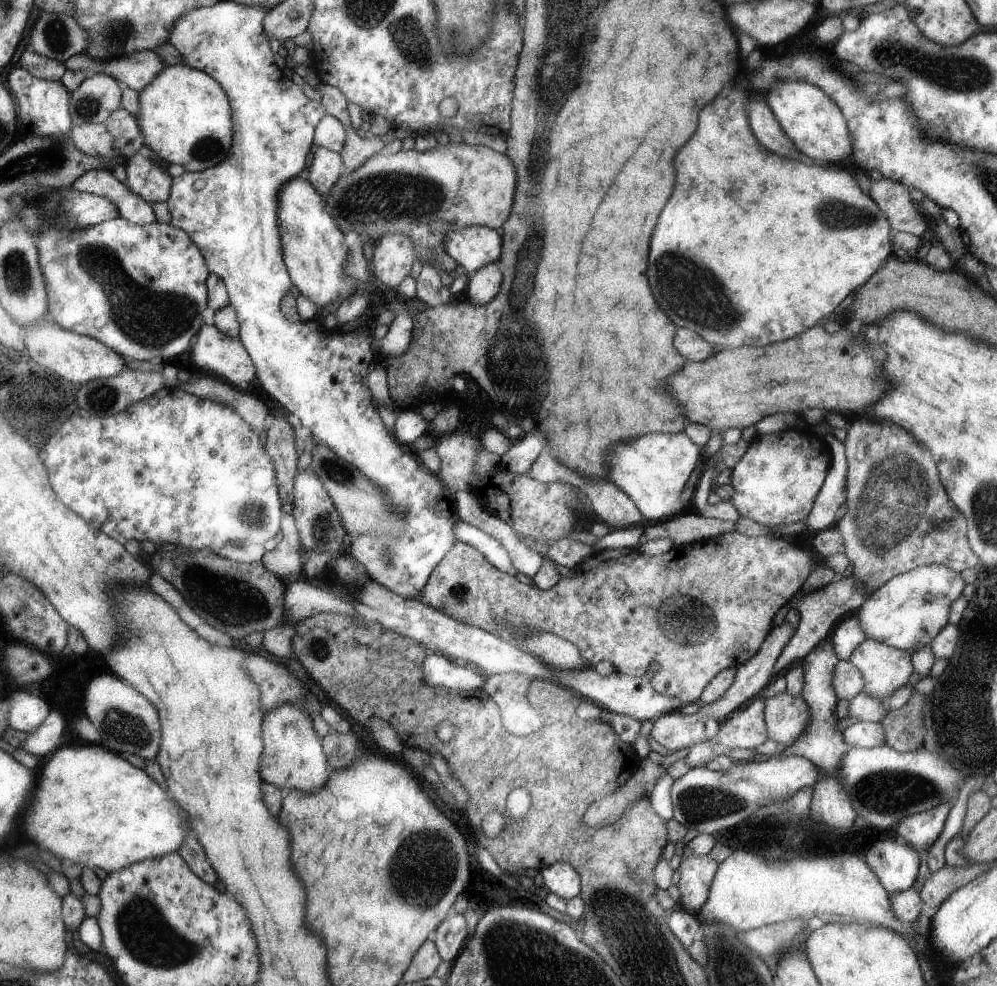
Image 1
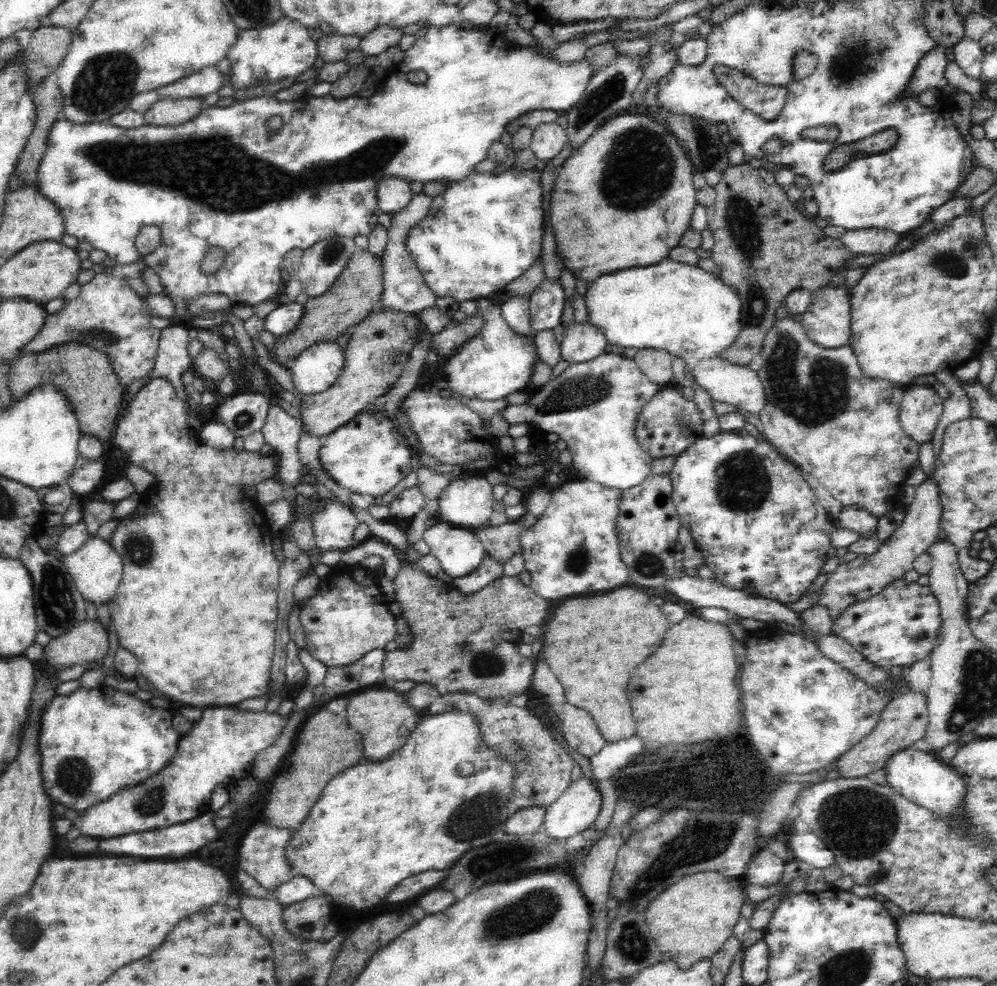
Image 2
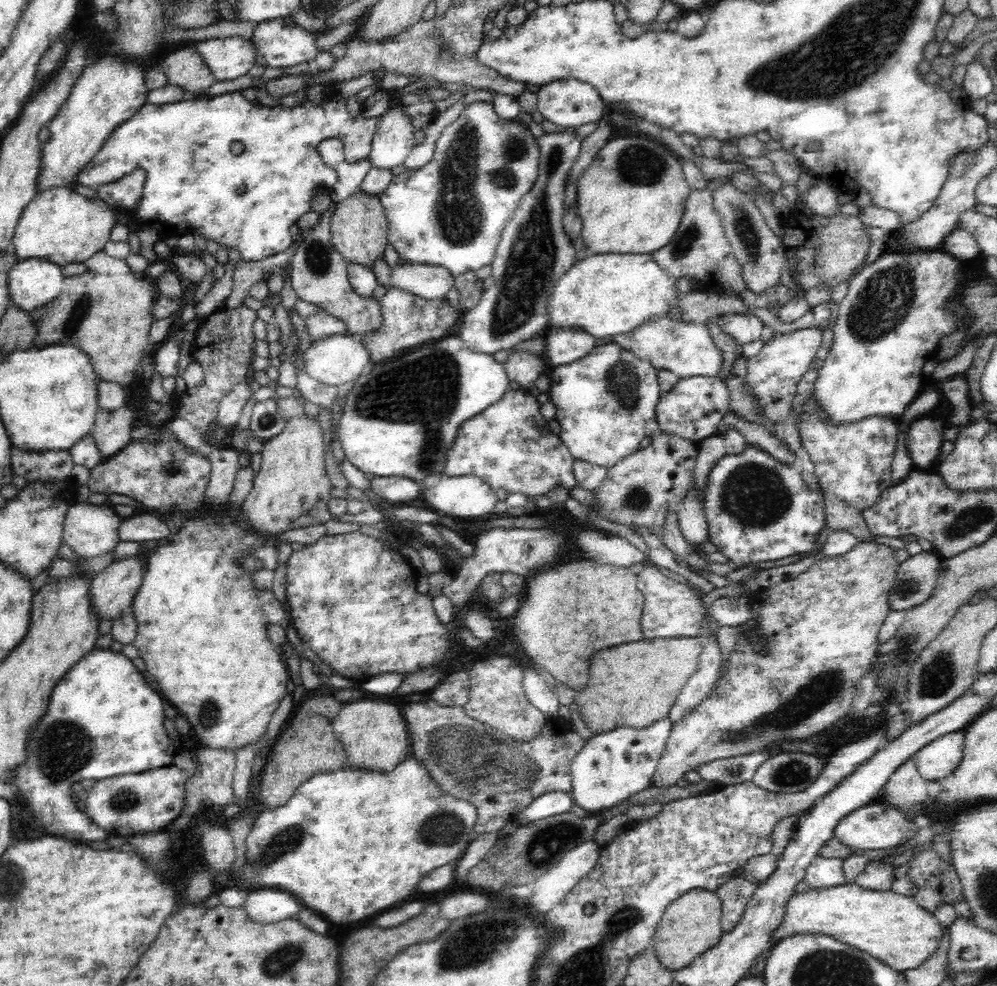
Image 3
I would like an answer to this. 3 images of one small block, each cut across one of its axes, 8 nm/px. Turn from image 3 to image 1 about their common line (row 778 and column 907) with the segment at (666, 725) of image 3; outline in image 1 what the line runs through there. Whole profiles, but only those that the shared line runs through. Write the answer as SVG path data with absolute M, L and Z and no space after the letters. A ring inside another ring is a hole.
M948 565L919 566L874 589L854 616L868 640L878 640L902 652L914 654L916 650L930 646L950 623L951 606L962 595L964 586L964 578Z

